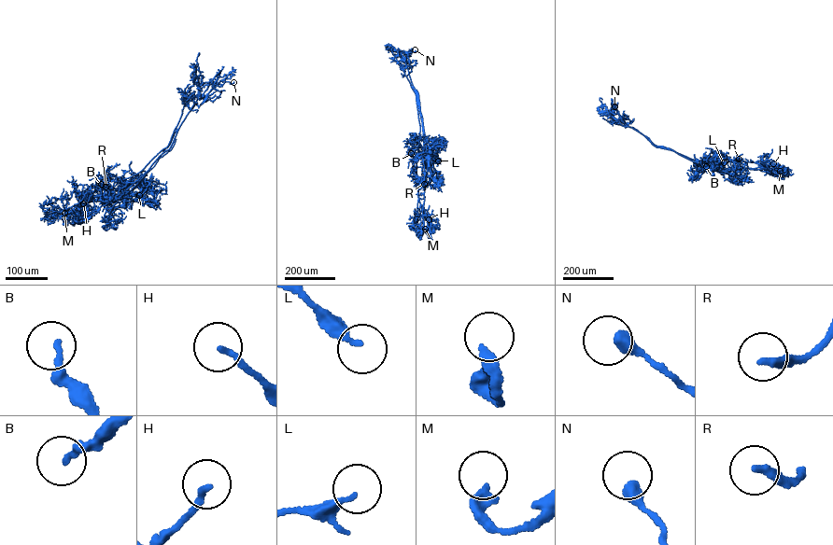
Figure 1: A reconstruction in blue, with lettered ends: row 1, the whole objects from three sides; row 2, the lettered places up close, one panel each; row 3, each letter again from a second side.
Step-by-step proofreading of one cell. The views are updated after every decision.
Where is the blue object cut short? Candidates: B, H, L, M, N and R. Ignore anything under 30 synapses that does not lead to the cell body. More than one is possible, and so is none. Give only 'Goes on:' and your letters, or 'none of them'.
Goes on: none of them

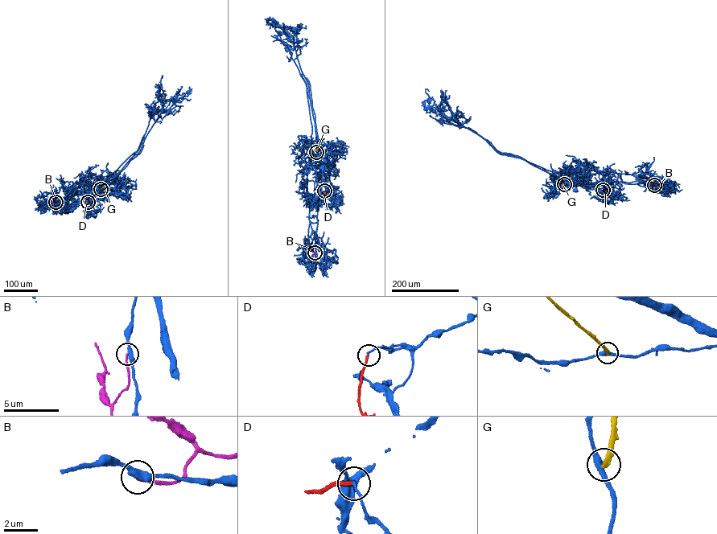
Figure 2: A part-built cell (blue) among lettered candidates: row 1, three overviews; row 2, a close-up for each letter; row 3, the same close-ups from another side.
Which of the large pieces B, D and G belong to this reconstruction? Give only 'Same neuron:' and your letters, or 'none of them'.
Same neuron: none of them

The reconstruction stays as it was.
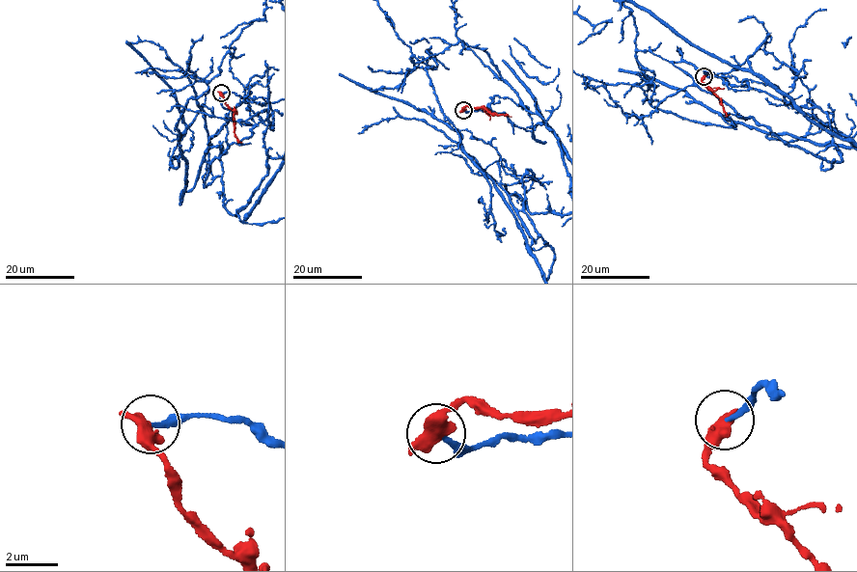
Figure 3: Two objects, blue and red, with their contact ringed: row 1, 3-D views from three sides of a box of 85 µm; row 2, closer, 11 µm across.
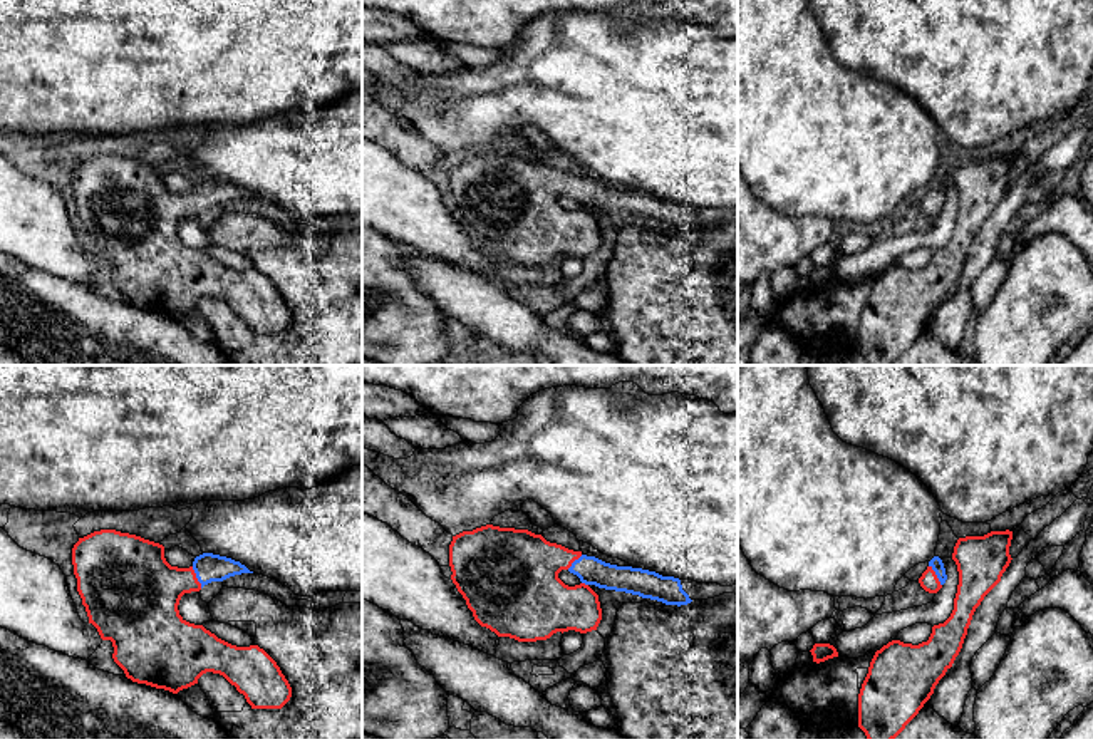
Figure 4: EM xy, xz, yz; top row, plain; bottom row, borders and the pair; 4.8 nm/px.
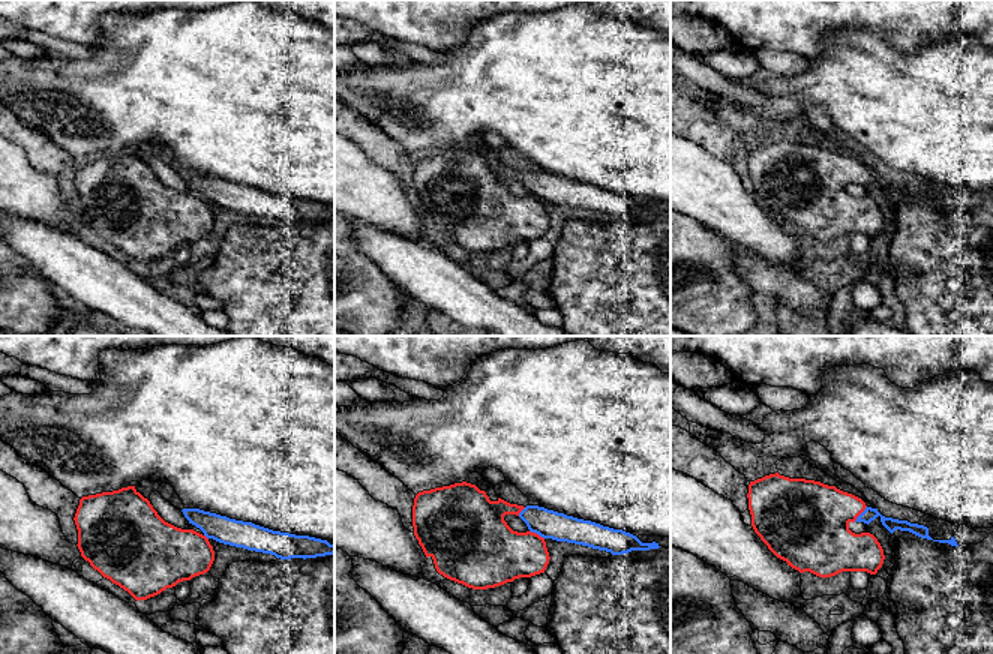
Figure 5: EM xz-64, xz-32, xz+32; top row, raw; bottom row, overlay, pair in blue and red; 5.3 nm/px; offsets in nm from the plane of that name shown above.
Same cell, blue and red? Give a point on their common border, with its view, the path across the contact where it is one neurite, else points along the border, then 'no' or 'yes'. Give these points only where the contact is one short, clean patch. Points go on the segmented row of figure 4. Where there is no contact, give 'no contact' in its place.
meets blue in xy at (196, 577); runs through xy (208, 567), (196, 577), (146, 590); yes

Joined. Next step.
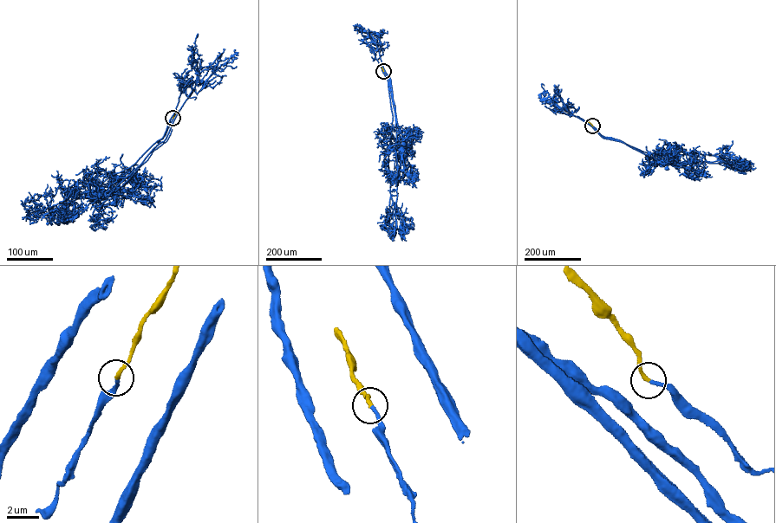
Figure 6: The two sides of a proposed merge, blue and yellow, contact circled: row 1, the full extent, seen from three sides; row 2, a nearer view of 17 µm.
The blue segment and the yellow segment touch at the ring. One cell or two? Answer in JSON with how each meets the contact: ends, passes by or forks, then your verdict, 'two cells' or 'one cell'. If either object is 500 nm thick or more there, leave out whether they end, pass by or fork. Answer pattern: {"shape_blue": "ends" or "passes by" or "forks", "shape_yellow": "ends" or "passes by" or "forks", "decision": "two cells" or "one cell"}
{"shape_blue": "ends", "shape_yellow": "ends", "decision": "one cell"}

